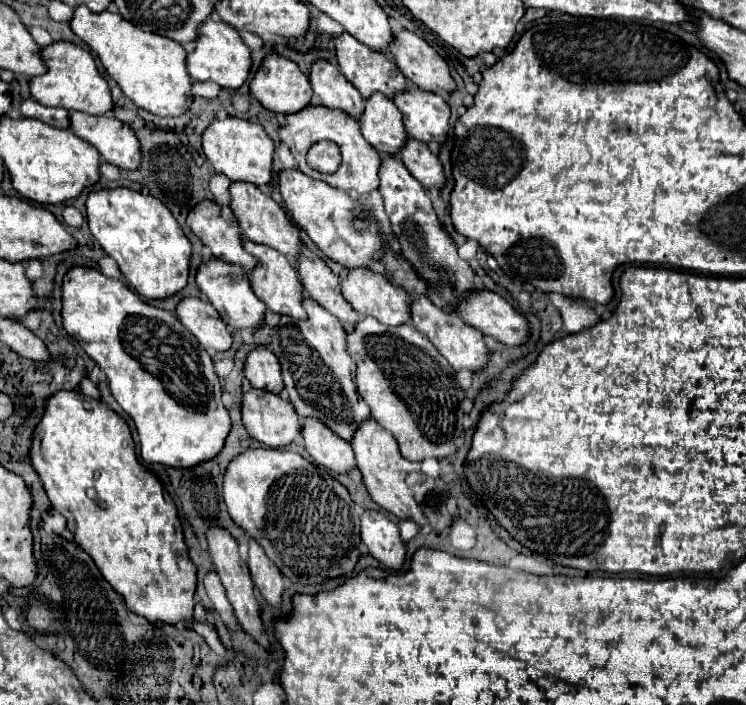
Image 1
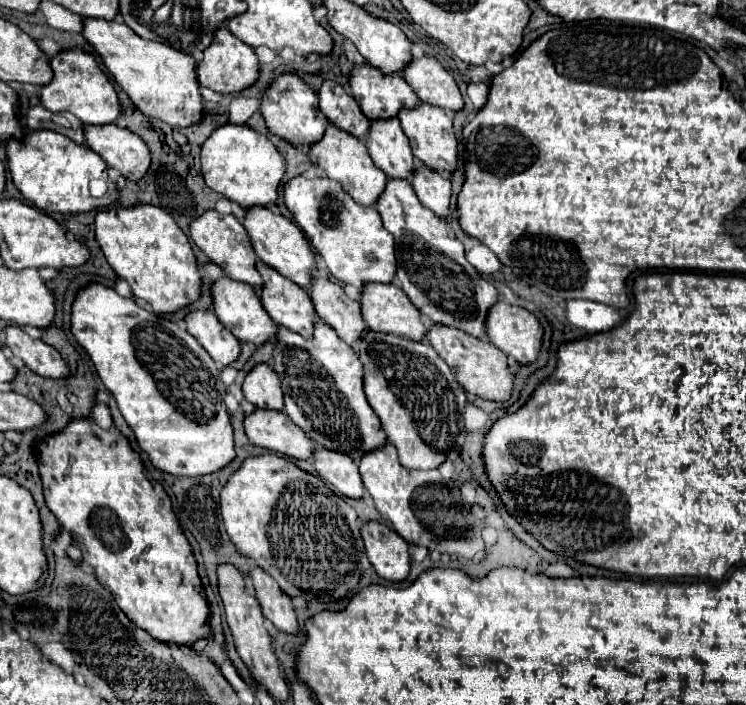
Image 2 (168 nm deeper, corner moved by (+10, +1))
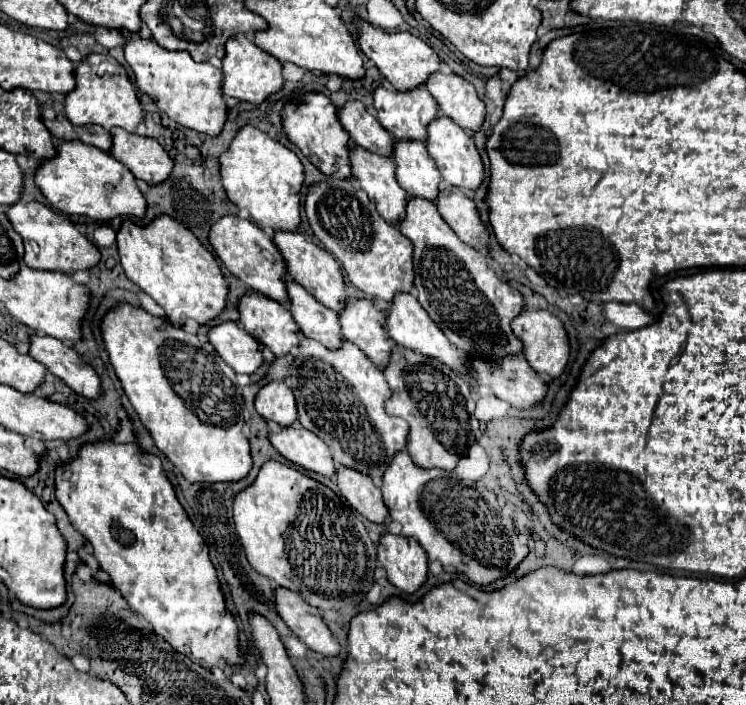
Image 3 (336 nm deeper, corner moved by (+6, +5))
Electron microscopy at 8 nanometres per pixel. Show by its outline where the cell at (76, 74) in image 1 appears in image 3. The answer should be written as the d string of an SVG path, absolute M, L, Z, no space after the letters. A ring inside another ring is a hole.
M100 54L88 56L76 68L76 82L78 82L78 86L70 94L66 94L66 116L70 118L70 122L74 122L78 126L96 124L96 126L102 126L106 130L124 128L128 132L134 132L136 126L140 122L144 122L146 112L142 108L140 98L136 96L136 88L130 82L128 72L112 56L100 56ZM100 62L112 62L116 66L116 74L114 76L102 76L102 78L98 78L96 66Z

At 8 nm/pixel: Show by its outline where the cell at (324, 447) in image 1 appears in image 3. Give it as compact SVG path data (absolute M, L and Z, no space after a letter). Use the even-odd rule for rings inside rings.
M340 468L336 472L336 484L346 498L346 502L374 524L384 524L388 518L388 508L382 498L382 490L374 486L372 478L358 474L350 468Z

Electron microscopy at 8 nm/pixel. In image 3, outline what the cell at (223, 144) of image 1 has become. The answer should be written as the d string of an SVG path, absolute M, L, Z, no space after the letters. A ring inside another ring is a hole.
M244 126L230 144L230 150L222 154L220 174L228 198L238 208L246 208L258 226L284 232L296 232L300 228L300 192L304 184L304 166L288 146L280 144L254 126Z

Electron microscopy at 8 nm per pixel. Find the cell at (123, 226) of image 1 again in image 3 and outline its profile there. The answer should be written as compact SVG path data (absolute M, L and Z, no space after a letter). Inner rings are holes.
M156 218L150 226L138 226L138 224L126 220L116 234L116 244L118 244L120 262L124 266L126 276L164 308L164 312L172 324L184 326L184 322L188 318L192 318L192 320L198 320L200 326L206 326L208 322L218 318L220 312L226 308L228 282L226 282L216 258L212 256L212 252L208 252L200 244L200 240L190 230L186 230L184 226L178 226L178 222L174 222L172 218Z

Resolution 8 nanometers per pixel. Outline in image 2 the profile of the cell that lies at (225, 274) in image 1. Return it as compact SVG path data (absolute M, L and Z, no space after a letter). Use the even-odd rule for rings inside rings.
M228 276L218 278L212 286L210 286L210 296L212 296L212 304L214 304L214 312L218 316L218 320L242 342L252 342L256 346L260 346L262 342L266 342L268 338L272 338L276 334L276 324L272 322L272 318L266 314L266 310L260 304L260 298L256 296L254 288L250 284L242 284L236 280L230 280Z

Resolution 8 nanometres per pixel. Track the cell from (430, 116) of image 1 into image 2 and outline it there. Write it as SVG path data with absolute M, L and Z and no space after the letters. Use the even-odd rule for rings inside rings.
M420 102L414 110L408 110L408 108L400 110L398 120L402 122L402 130L410 140L414 156L422 164L426 164L438 172L454 172L456 170L458 140L456 140L454 130L452 130L452 114L450 112L446 112L444 108Z

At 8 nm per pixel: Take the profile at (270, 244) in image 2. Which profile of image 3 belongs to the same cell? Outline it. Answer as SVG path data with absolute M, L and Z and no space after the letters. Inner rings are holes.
M278 230L278 232L274 232L274 242L282 250L282 256L286 258L286 264L288 264L288 274L294 282L304 286L314 298L318 298L320 304L324 304L326 308L330 308L334 312L340 312L346 306L346 300L350 296L346 292L342 268L324 248L308 242L300 232Z

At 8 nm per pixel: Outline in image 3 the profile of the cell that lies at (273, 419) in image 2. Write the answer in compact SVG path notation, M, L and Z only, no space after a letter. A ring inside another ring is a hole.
M300 426L282 428L278 434L270 434L272 446L292 464L332 478L336 474L336 466L330 454L330 448L308 430Z

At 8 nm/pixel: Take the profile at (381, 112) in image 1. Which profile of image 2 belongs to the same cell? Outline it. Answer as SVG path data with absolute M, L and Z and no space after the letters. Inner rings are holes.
M380 118L370 122L366 148L372 162L390 178L410 178L414 156L398 118Z

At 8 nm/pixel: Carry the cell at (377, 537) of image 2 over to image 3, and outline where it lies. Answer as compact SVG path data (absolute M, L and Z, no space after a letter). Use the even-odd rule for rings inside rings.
M384 534L378 544L378 562L384 566L388 580L406 594L414 594L428 578L428 558L422 546L414 538Z

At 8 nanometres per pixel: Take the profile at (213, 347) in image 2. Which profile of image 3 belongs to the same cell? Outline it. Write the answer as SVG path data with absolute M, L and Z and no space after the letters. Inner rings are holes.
M236 322L214 326L208 332L208 338L220 358L238 374L254 374L264 362L260 342L246 334L246 330L240 328Z

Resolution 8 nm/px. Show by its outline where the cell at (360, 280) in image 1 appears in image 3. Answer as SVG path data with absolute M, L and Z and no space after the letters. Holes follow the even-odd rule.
M396 294L394 296L392 310L386 314L386 328L388 328L390 338L394 342L398 342L400 346L410 348L418 354L426 354L428 358L436 358L438 362L446 364L454 372L458 372L462 376L470 376L470 370L466 366L466 362L468 362L466 354L462 354L456 346L450 344L450 340L442 334L442 330L438 330L438 324L428 318L426 310L422 310L422 306L416 302L416 298L412 294Z

